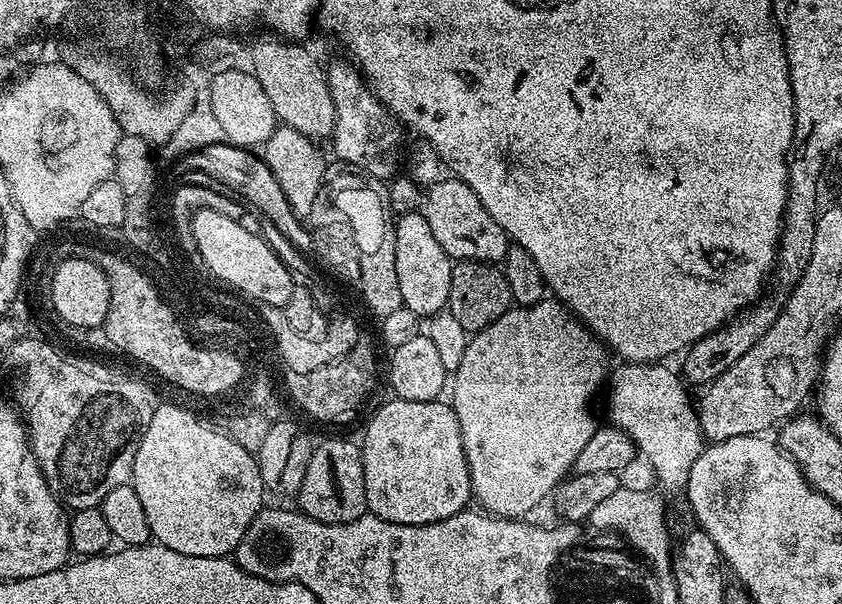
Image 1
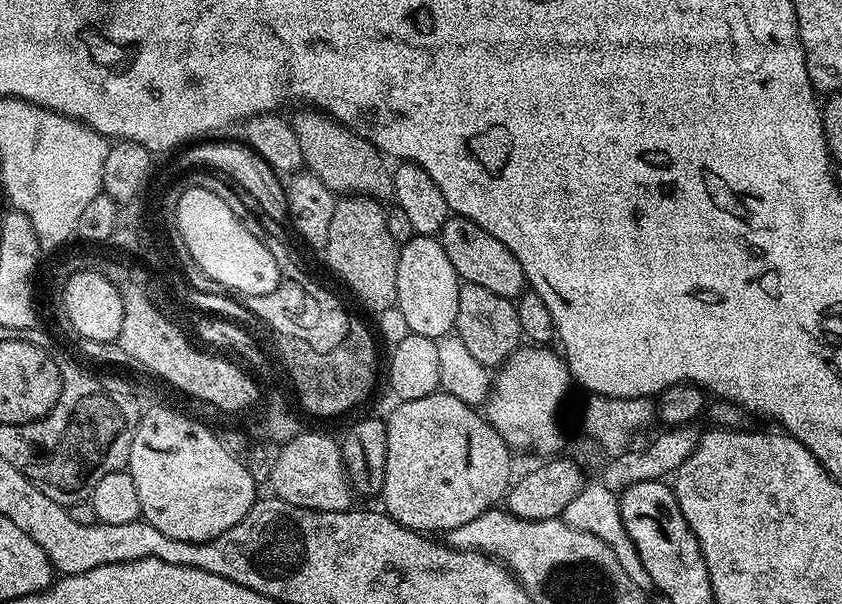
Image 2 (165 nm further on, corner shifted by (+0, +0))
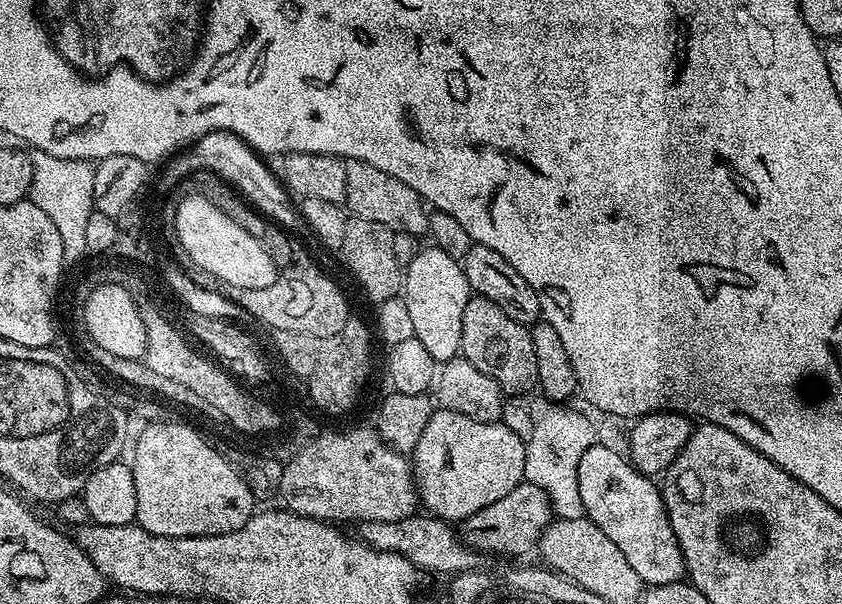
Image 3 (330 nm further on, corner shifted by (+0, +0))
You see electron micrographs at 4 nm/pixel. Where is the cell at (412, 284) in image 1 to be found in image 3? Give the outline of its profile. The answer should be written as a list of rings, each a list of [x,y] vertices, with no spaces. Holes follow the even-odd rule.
[[[435,246],[421,247],[418,258],[410,262],[410,266],[402,272],[402,295],[406,302],[406,310],[410,310],[410,318],[414,322],[414,336],[438,362],[452,360],[460,352],[462,342],[462,314],[466,314],[466,302],[474,293],[466,282],[463,263],[459,259],[446,254],[445,250]]]

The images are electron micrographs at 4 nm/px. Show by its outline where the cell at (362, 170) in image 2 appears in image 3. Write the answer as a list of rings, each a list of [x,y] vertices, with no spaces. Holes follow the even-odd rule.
[[[349,160],[345,163],[344,170],[346,172],[344,204],[355,219],[378,222],[394,234],[401,232],[421,238],[429,235],[429,209],[420,199],[420,195],[410,190],[410,186],[406,186],[406,182],[398,182],[398,178],[386,174],[386,170],[378,170],[378,166],[370,166],[370,162]]]

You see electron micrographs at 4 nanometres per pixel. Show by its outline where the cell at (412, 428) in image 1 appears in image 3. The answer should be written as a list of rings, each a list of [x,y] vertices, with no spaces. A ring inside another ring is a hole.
[[[437,407],[426,430],[413,446],[410,463],[421,505],[431,515],[447,522],[459,522],[478,514],[498,498],[525,483],[526,440],[504,422],[491,424],[466,418],[449,408]]]

